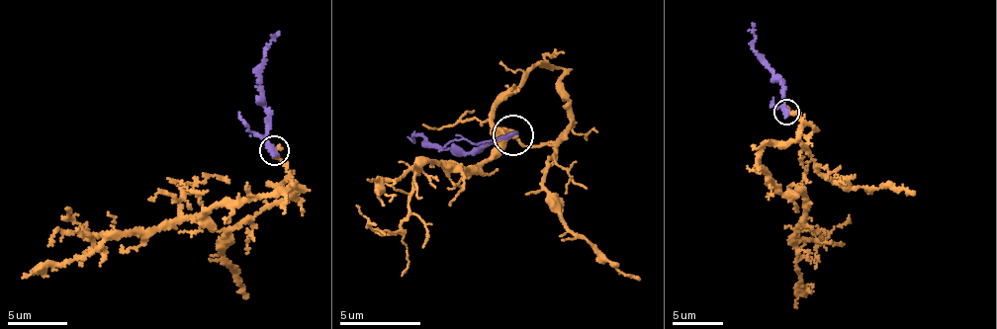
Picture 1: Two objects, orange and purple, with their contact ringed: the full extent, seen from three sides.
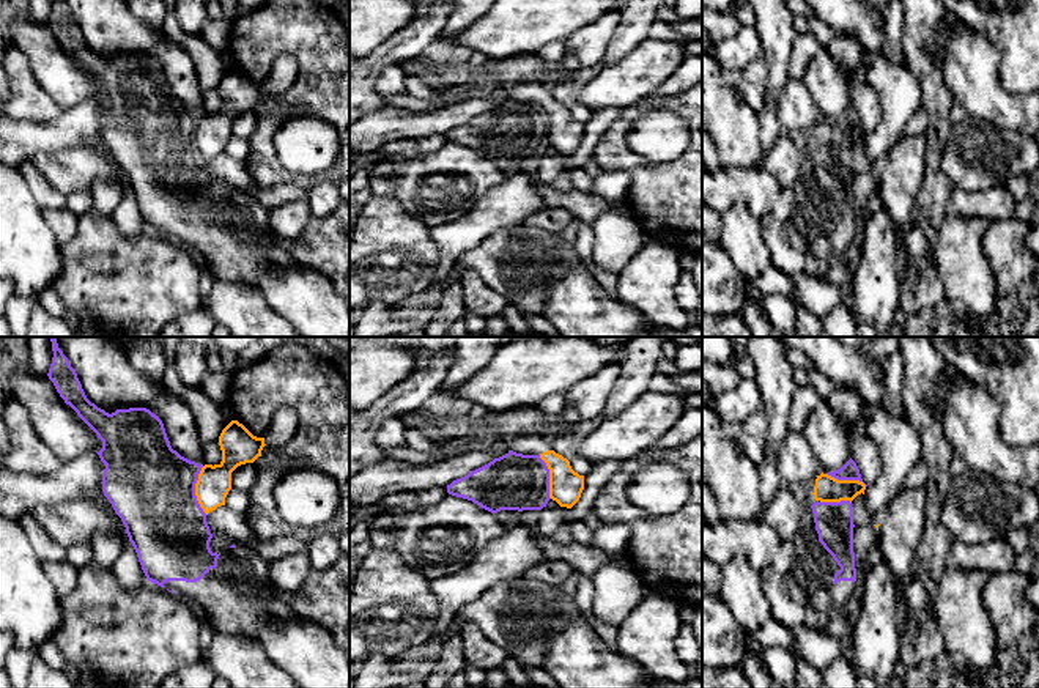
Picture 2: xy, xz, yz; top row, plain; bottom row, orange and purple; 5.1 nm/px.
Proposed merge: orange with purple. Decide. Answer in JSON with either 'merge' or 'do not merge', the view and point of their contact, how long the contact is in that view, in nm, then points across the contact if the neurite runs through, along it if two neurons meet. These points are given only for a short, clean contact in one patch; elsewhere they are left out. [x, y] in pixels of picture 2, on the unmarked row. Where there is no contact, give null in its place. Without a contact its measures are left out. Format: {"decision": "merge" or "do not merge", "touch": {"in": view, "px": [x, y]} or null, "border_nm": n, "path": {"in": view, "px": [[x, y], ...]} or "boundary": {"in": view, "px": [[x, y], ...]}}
{"decision": "do not merge", "touch": {"in": "xy", "px": [195, 137]}, "border_nm": 240, "boundary": {"in": "xy", "px": [[202, 114], [195, 131], [195, 147], [207, 161]]}}

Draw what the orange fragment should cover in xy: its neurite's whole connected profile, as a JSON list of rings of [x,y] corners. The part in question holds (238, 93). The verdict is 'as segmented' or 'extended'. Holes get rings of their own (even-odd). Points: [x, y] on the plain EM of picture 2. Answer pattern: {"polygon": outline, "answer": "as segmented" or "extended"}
{"polygon": [[[231,68],[219,83],[222,109],[219,112],[205,112],[195,131],[195,143],[208,162],[220,153],[231,137],[231,120],[246,110],[253,110],[261,104],[266,93],[264,85],[253,83],[242,71]]], "answer": "as segmented"}

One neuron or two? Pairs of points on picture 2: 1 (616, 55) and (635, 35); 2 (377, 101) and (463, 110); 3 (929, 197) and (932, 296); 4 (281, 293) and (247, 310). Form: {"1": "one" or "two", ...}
{"1": "one", "2": "two", "3": "one", "4": "two"}

